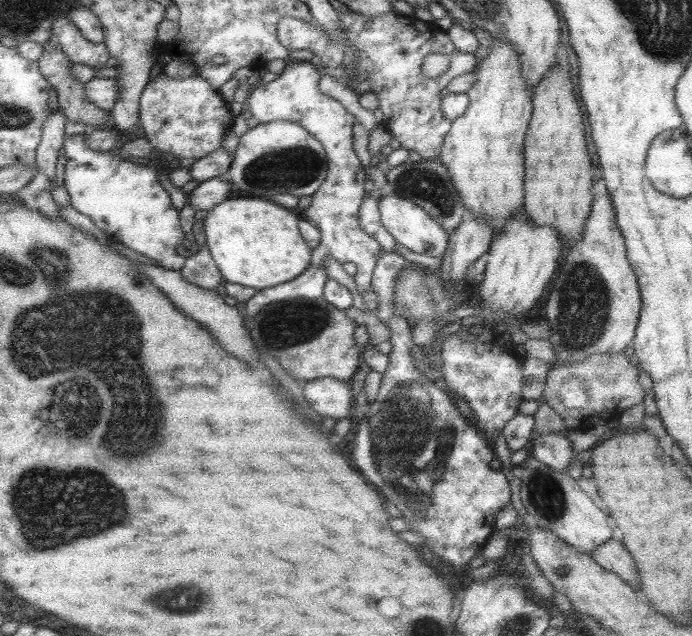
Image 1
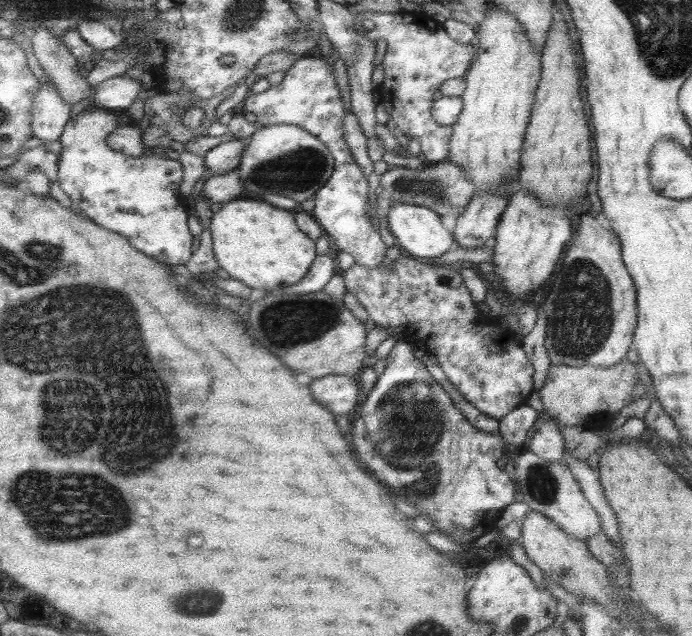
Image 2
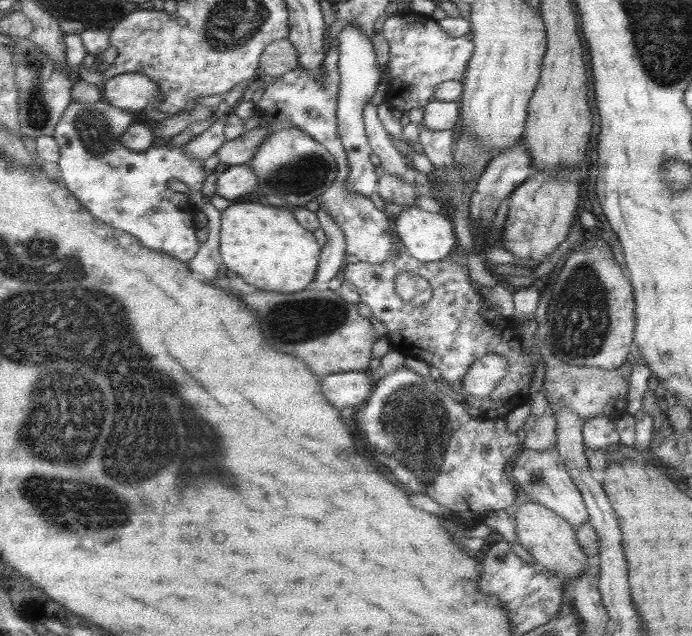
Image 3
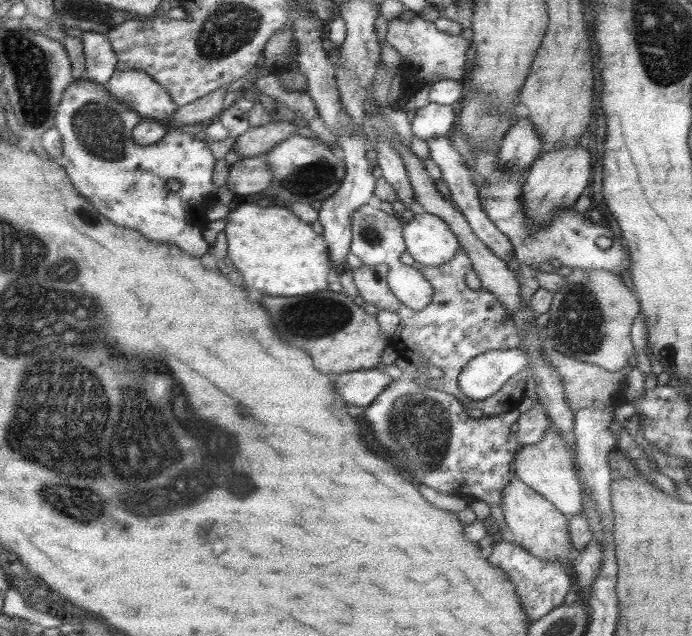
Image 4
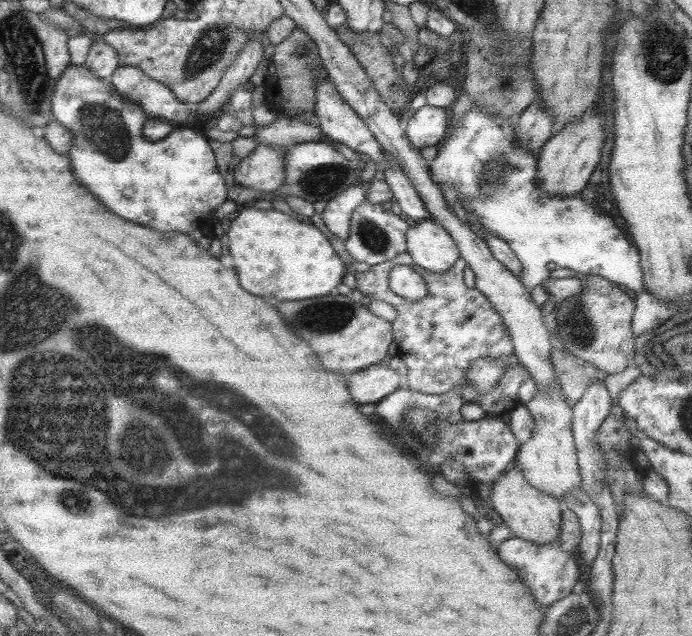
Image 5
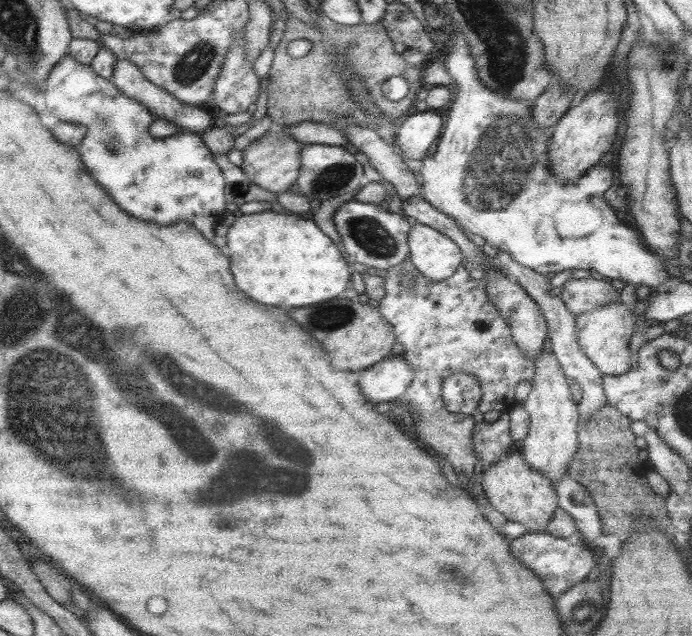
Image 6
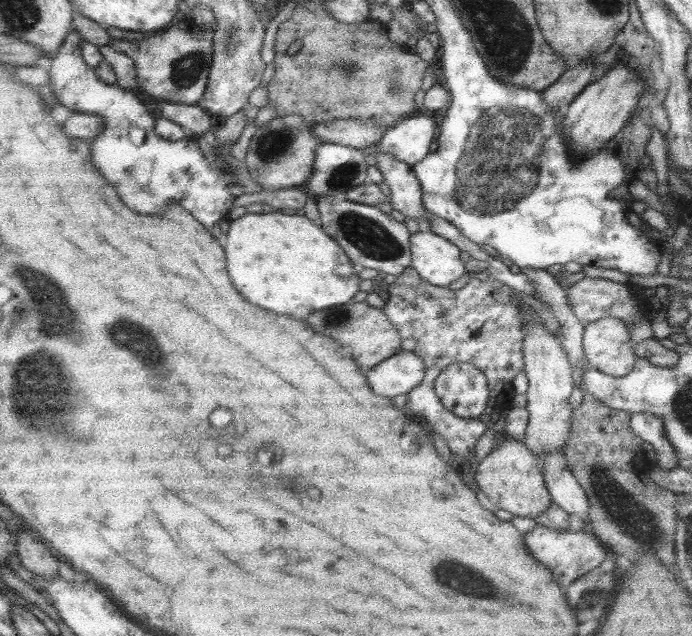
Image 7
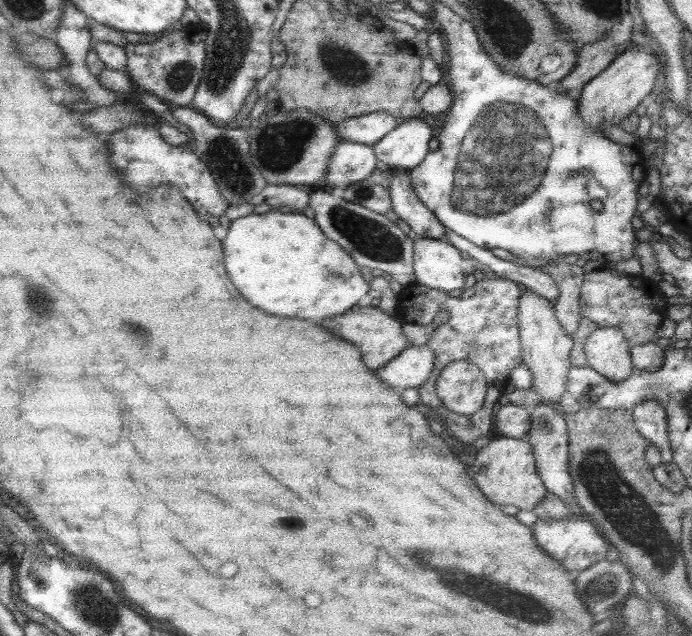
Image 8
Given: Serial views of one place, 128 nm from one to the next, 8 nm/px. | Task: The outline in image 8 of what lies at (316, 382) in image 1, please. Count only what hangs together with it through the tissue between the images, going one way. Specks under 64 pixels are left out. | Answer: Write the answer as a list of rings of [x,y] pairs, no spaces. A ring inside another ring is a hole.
[[[410,344],[405,350],[402,350],[389,363],[377,368],[375,374],[379,374],[379,378],[383,378],[383,382],[389,388],[399,388],[399,394],[406,388],[417,388],[423,384],[424,380],[429,376],[433,368],[433,351],[427,345],[414,346]]]

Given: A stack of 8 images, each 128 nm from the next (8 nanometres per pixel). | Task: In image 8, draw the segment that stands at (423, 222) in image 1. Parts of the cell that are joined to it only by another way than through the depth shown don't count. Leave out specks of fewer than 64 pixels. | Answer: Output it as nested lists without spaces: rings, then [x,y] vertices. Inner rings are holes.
[[[417,237],[412,242],[412,273],[417,285],[447,293],[463,286],[466,267],[460,252],[445,239]]]

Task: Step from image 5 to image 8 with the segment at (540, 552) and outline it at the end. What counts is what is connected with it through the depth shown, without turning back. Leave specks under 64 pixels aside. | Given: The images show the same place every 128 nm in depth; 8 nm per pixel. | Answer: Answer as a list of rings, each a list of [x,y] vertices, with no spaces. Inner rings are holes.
[[[571,516],[571,519],[537,519],[530,527],[535,543],[572,575],[605,559],[605,552],[610,548],[610,544],[597,531],[598,528],[587,518]]]

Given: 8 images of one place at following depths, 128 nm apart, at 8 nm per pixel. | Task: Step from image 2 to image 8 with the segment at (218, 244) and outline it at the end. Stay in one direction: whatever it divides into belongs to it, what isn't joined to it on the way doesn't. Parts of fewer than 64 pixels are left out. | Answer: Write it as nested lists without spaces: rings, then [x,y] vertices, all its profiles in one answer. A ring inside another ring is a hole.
[[[265,212],[237,218],[223,238],[223,266],[235,290],[255,308],[307,322],[322,322],[364,302],[369,289],[359,267],[301,212]]]

